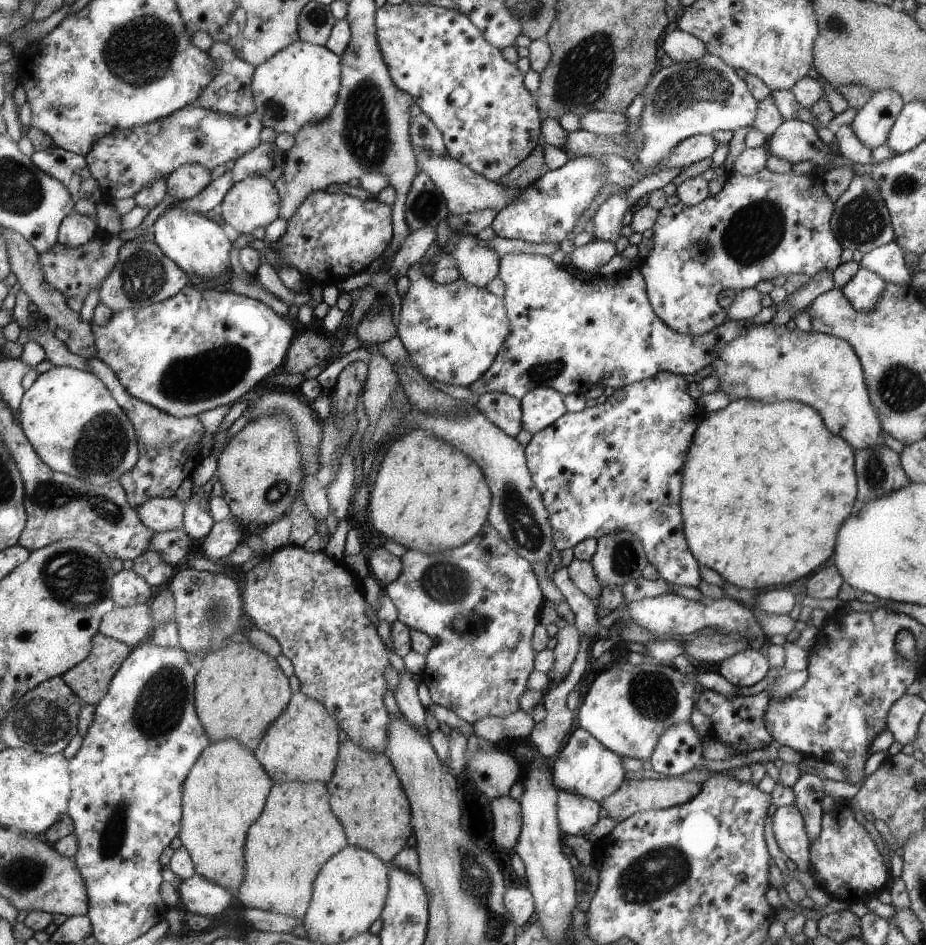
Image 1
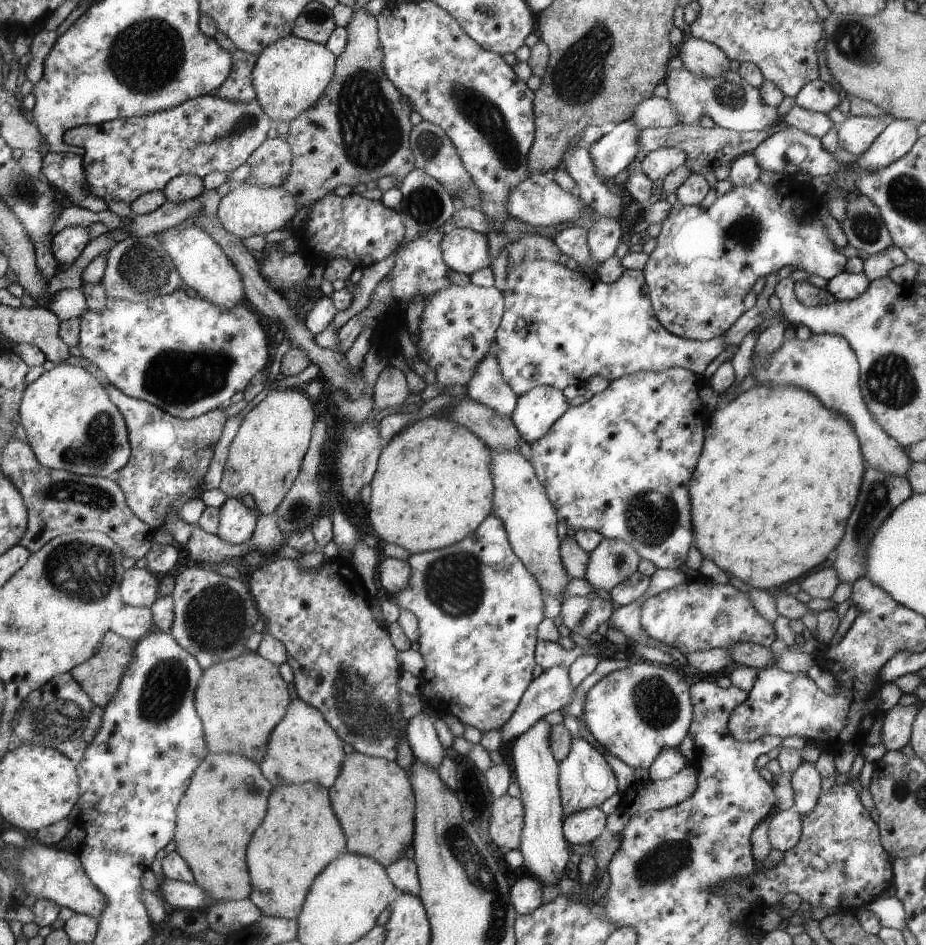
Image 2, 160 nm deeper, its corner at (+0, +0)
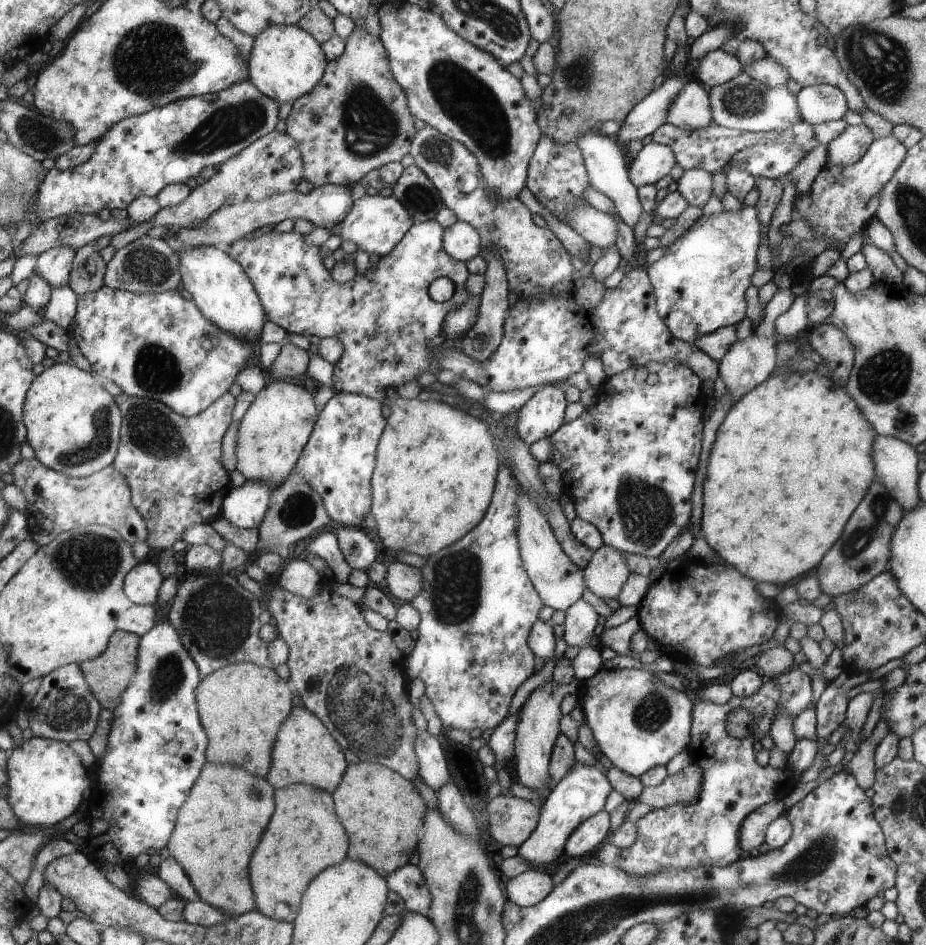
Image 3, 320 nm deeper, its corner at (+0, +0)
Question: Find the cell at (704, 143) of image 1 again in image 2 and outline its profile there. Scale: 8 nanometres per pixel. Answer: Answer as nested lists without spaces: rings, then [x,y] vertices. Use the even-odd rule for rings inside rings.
[[[660,147],[645,155],[639,166],[649,180],[662,180],[678,166],[685,164],[687,159],[688,153],[679,148]]]

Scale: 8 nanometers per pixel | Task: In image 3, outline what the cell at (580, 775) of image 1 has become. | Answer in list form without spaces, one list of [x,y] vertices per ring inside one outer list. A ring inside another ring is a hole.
[[[575,762],[573,767],[569,768],[568,775],[549,791],[543,806],[539,806],[540,817],[536,829],[516,848],[517,855],[529,864],[530,869],[543,869],[543,866],[557,859],[564,852],[565,840],[568,840],[589,816],[597,815],[597,812],[603,809],[612,790],[605,775],[605,771],[597,768],[597,764],[585,765]]]

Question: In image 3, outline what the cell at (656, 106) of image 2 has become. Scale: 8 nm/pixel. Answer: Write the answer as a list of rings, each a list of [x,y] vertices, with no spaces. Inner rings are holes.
[[[694,79],[685,82],[681,92],[675,94],[667,106],[665,123],[681,130],[698,130],[713,124],[709,96]]]

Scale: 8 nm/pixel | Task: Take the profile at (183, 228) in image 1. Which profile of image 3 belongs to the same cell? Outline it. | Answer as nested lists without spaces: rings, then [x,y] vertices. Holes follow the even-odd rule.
[[[208,245],[185,248],[179,252],[181,258],[182,287],[191,295],[204,316],[219,328],[243,336],[253,342],[257,350],[261,347],[261,334],[268,322],[267,312],[256,292],[253,282],[243,266],[223,250],[222,246]]]

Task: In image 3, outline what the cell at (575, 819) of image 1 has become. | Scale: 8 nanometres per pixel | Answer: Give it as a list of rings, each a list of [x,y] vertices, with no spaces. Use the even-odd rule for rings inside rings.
[[[602,809],[597,815],[589,816],[589,819],[565,840],[564,852],[571,858],[587,857],[587,854],[591,854],[606,840],[607,834],[610,834],[609,814]]]

